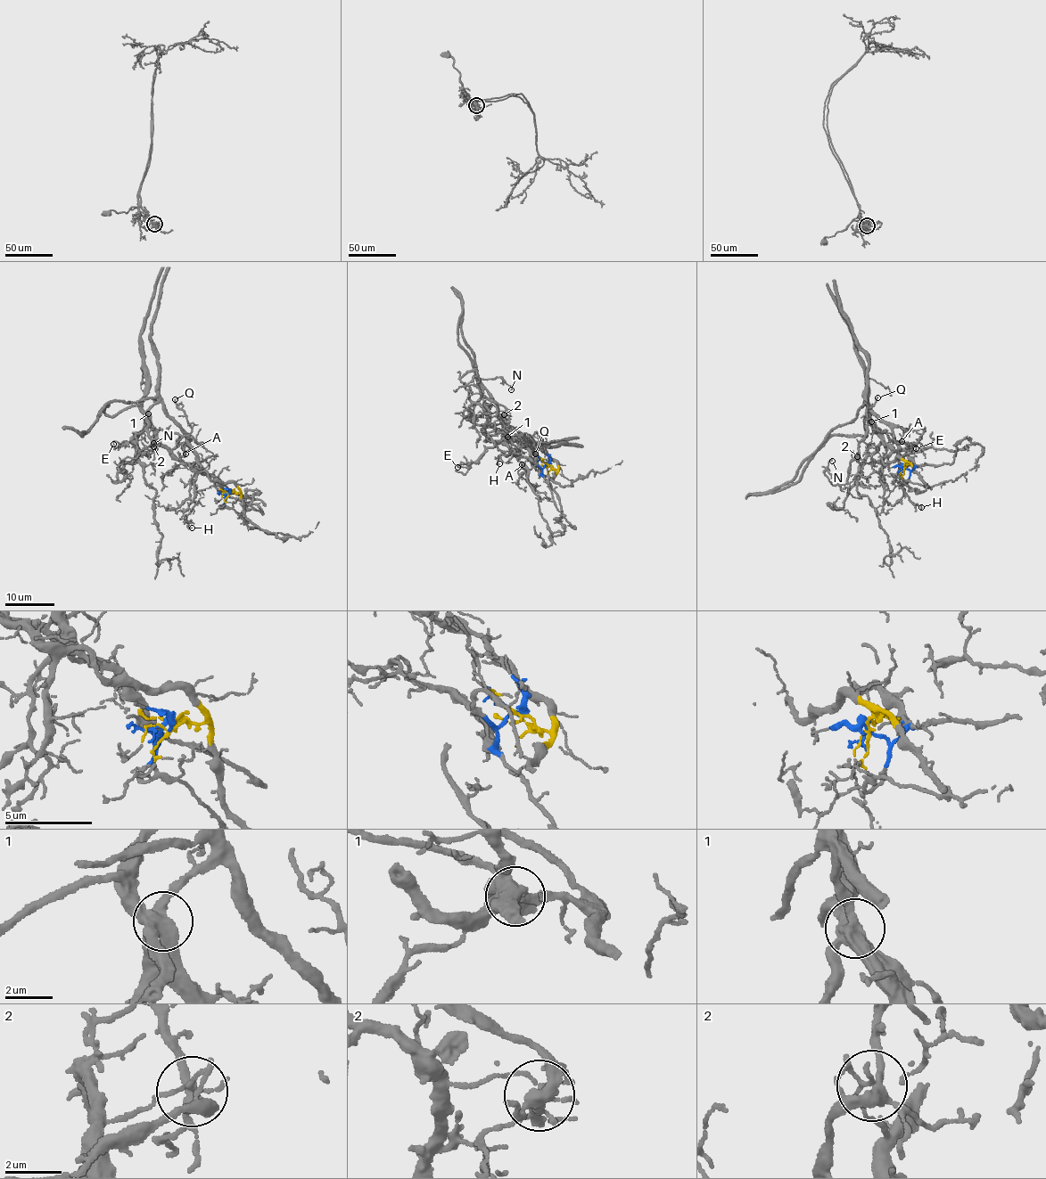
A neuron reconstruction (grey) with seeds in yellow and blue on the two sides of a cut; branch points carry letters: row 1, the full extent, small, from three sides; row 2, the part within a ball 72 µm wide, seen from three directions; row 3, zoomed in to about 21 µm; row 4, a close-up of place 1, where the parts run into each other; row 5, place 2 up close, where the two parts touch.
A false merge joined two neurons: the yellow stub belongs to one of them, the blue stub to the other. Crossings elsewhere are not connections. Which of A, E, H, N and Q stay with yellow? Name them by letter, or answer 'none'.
N, Q

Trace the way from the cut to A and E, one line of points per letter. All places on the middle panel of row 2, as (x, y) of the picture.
A: (548, 466), (546, 466), (541, 472), (543, 474), (531, 458), (531, 468), (524, 470), (522, 464)
E: (548, 466), (546, 466), (541, 472), (543, 474), (522, 440), (509, 436), (486, 449), (474, 462), (457, 467)

